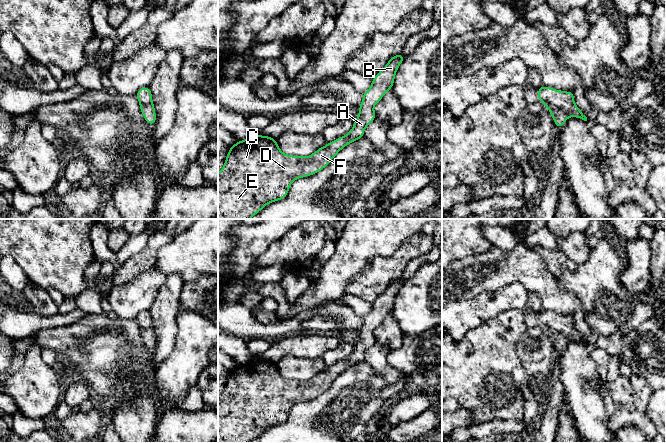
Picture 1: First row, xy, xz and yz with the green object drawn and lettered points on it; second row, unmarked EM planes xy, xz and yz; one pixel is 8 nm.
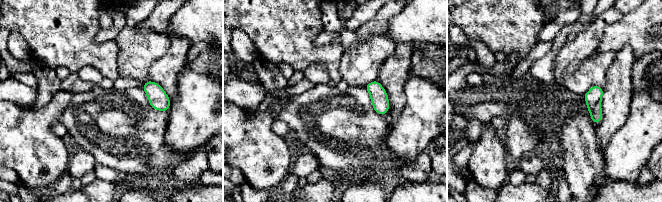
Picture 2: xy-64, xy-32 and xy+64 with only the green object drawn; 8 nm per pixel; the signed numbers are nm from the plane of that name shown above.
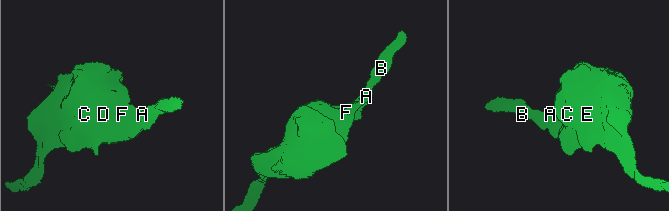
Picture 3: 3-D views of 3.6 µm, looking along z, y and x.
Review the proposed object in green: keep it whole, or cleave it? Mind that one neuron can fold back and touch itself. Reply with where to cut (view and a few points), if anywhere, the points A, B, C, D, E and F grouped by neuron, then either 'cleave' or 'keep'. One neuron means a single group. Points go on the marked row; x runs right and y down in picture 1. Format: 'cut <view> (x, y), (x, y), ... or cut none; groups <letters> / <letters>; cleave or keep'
cut none; groups A B C D E F; keep

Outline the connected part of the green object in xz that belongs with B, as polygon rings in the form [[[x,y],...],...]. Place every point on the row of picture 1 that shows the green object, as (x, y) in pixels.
[[[403,53],[391,57],[386,66],[372,79],[371,87],[363,93],[359,115],[354,120],[351,131],[319,148],[310,156],[284,154],[279,149],[276,139],[266,135],[252,134],[245,140],[235,143],[229,149],[225,164],[218,173],[218,219],[250,219],[268,203],[284,199],[294,180],[321,171],[346,145],[363,138],[364,129],[376,118],[374,105],[392,89],[396,71],[404,57]]]

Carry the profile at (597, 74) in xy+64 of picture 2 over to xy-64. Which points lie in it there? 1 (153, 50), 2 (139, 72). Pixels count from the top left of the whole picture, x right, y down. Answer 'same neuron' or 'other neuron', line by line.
1: same neuron
2: same neuron

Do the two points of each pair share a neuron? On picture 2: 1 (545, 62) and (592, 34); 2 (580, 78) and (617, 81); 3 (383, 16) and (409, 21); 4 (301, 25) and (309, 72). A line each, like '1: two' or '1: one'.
1: two
2: two
3: two
4: two

